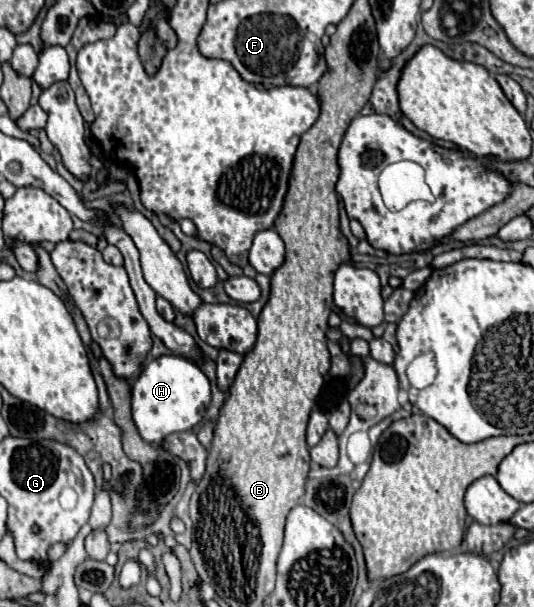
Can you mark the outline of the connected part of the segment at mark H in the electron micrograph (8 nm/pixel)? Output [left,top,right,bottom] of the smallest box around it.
[132,355,210,445]

